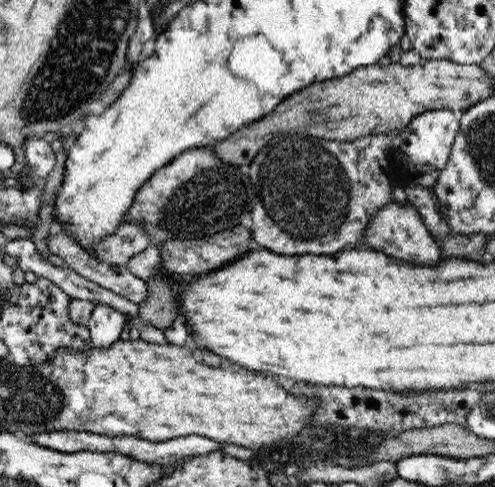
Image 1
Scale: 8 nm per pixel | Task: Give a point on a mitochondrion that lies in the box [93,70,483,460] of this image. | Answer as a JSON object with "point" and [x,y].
{"point":[307,183]}

